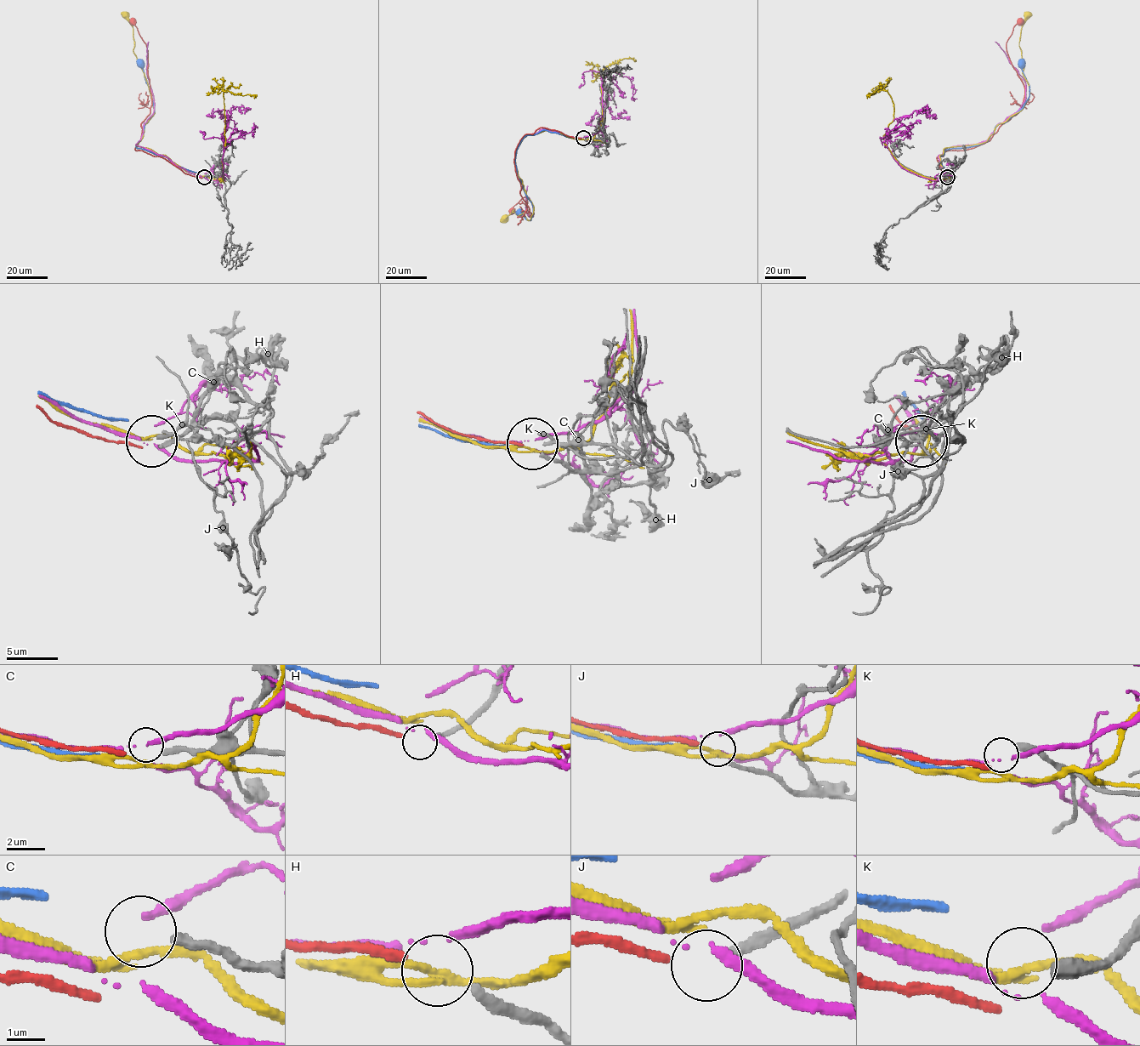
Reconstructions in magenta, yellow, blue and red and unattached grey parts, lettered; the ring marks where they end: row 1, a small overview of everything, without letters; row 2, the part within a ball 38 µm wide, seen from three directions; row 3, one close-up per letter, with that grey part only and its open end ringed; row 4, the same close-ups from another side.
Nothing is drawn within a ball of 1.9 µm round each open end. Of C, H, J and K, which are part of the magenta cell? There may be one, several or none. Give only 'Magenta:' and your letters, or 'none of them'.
Magenta: none of them

